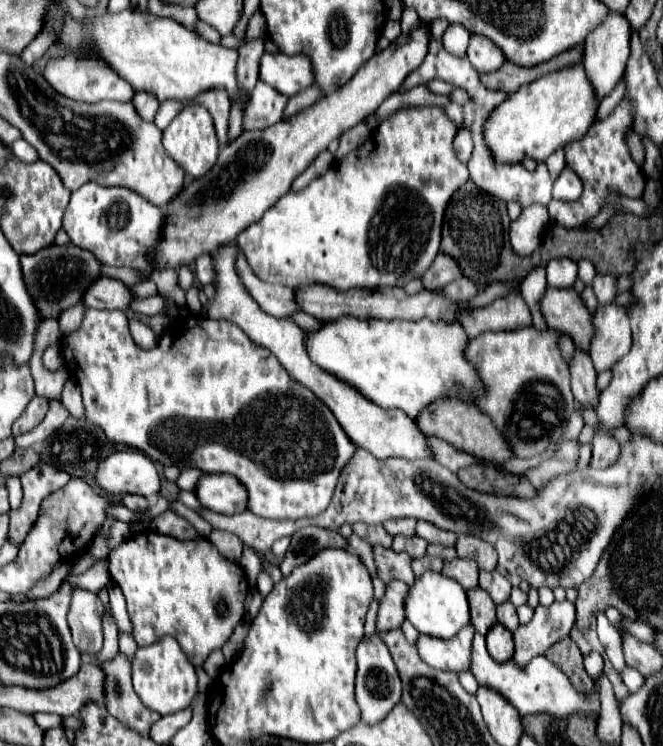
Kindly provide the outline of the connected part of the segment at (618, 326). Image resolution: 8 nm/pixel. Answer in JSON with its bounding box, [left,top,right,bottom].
[591,304,631,372]

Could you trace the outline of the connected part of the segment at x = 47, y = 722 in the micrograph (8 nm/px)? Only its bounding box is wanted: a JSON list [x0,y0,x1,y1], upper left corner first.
[33,714,61,730]

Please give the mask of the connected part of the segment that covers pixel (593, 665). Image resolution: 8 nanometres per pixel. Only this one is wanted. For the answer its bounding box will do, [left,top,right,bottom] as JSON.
[585,652,603,678]

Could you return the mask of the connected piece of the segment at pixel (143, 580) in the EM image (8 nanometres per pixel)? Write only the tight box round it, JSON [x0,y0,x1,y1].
[109,530,249,666]

